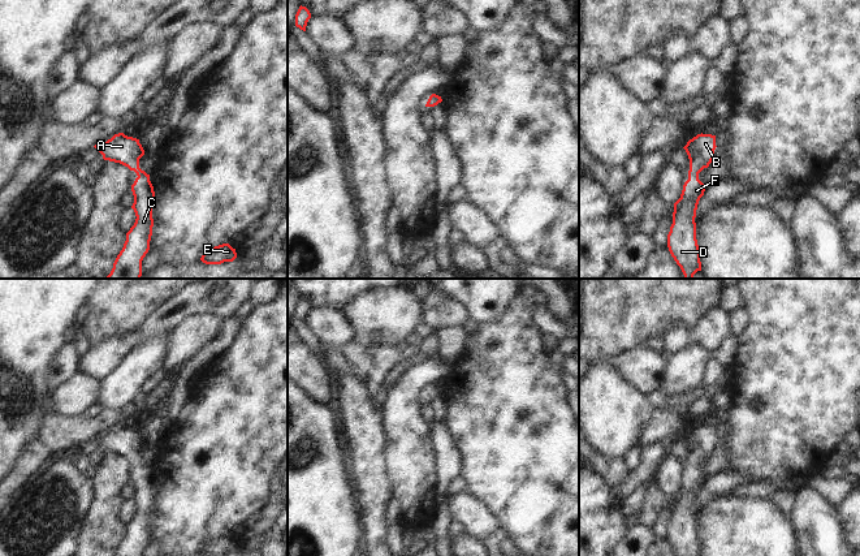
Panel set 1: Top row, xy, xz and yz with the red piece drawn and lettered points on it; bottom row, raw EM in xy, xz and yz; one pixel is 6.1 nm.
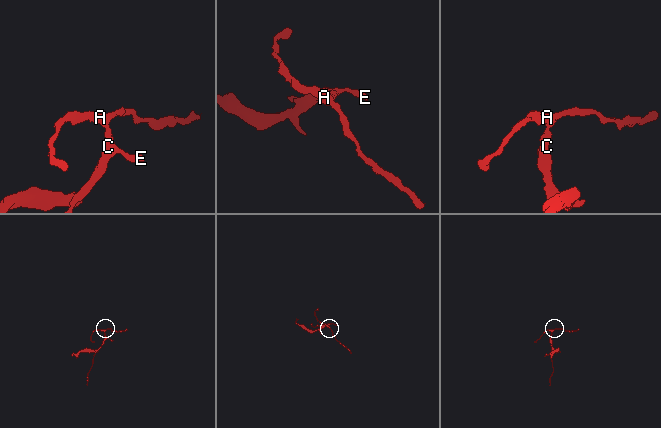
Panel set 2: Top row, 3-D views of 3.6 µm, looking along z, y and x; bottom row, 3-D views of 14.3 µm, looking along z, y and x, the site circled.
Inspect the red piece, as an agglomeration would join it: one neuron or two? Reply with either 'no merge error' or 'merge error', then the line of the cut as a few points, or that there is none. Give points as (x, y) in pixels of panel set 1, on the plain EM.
no merge error; no cut

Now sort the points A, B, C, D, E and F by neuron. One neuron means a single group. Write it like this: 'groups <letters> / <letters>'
groups A B C D E F

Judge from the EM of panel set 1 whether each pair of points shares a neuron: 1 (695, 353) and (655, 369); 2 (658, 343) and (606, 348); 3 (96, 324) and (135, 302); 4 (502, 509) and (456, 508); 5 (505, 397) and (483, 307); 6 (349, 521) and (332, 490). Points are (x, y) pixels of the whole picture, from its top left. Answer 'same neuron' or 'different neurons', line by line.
1: different neurons
2: different neurons
3: same neuron
4: different neurons
5: different neurons
6: same neuron

